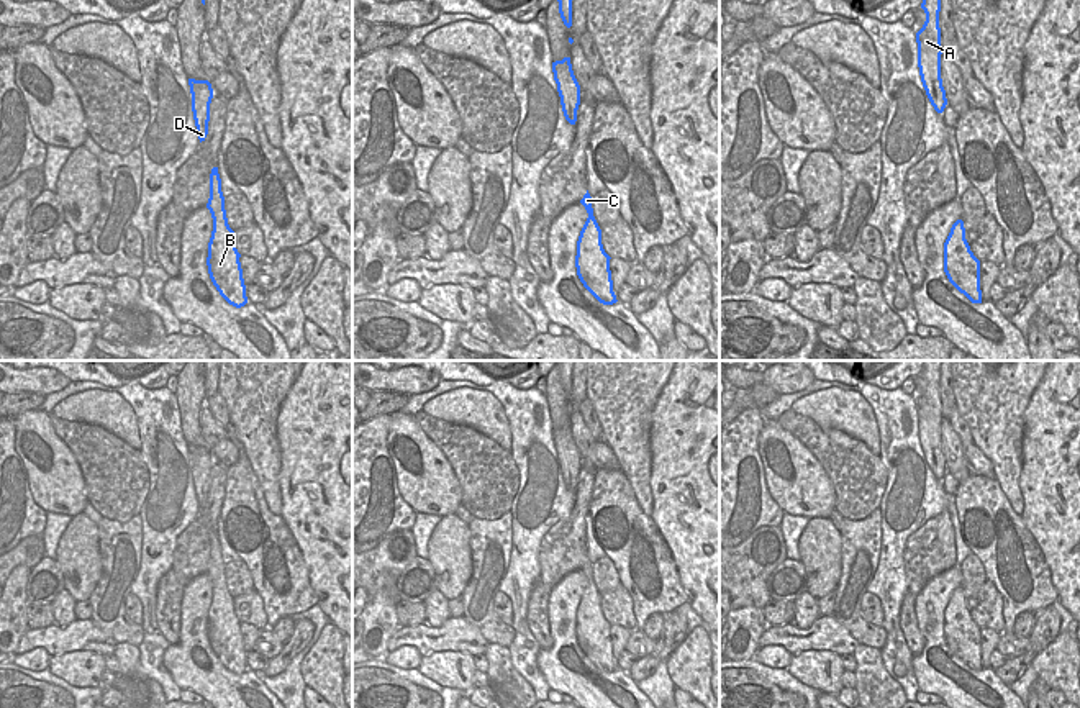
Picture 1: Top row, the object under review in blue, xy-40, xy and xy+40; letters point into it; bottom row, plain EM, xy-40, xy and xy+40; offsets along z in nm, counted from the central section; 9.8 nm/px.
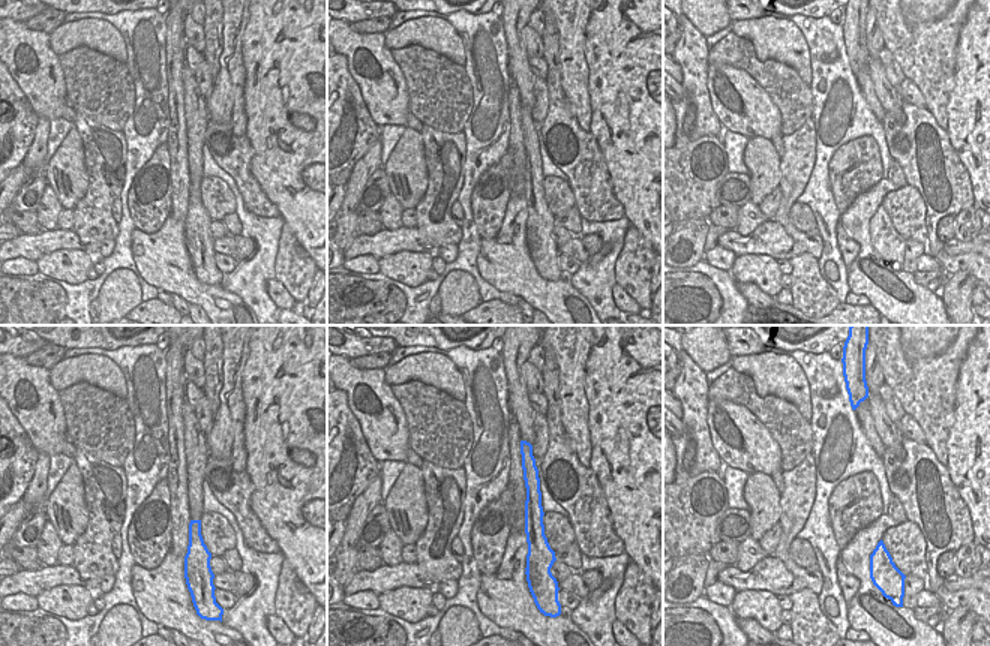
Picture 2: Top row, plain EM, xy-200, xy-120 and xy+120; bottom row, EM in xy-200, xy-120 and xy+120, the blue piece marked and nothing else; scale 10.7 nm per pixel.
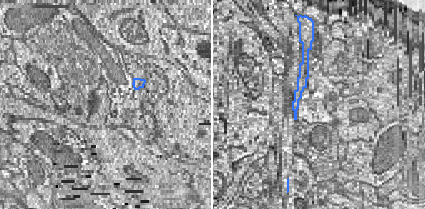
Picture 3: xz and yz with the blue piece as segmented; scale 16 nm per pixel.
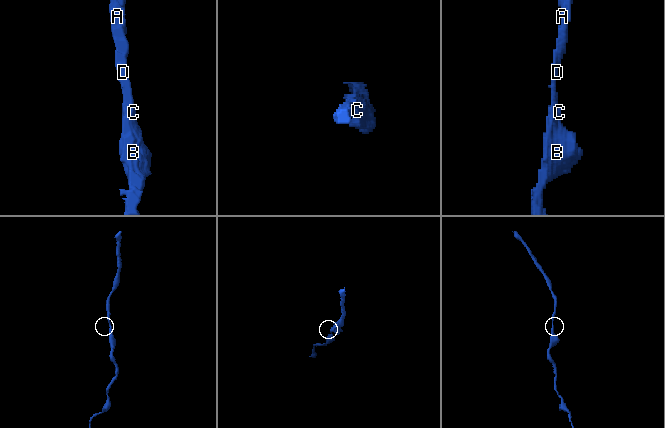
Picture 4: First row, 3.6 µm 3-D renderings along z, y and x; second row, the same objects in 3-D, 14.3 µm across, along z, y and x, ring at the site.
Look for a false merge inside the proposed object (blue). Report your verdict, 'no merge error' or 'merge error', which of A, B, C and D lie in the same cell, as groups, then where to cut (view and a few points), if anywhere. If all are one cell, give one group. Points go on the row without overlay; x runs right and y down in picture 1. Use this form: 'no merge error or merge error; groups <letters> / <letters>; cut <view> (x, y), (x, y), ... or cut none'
no merge error; groups A B C D; cut none

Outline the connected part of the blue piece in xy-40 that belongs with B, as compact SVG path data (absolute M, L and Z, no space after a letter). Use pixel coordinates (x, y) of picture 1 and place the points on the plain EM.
M218 534L210 541L210 565L206 575L213 585L213 598L208 610L208 641L220 662L233 674L247 670L243 636L234 613L234 598L228 592L225 564Z

